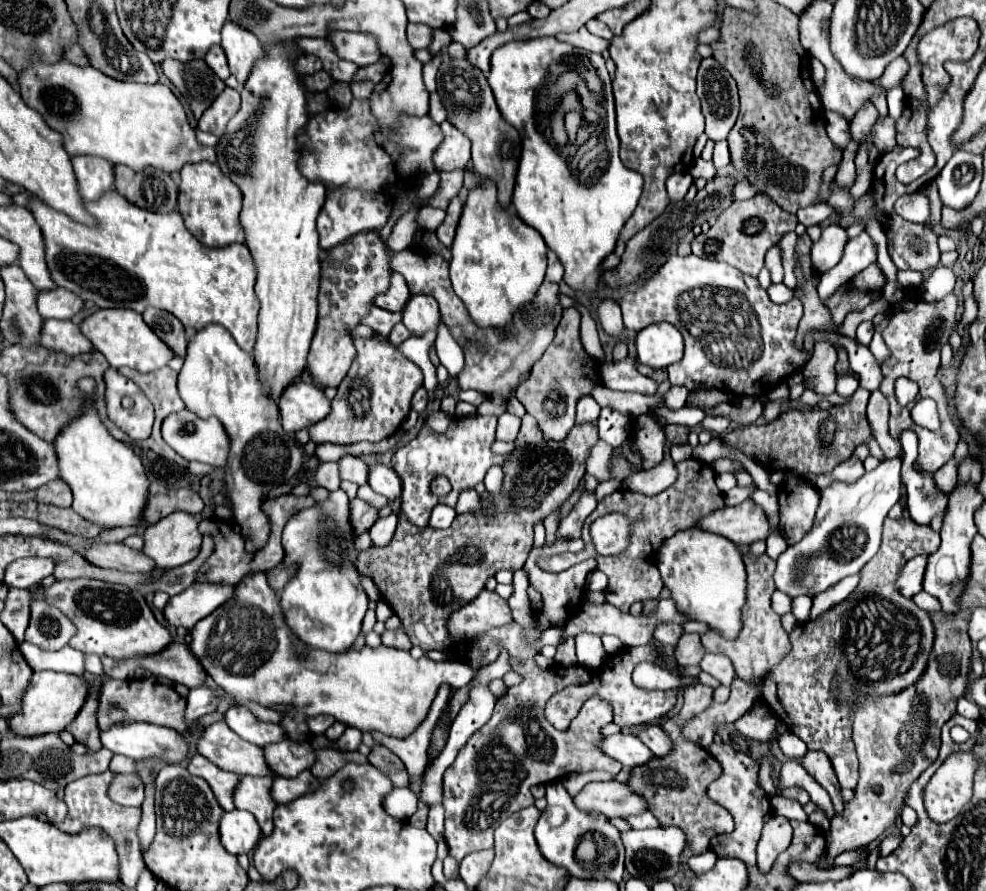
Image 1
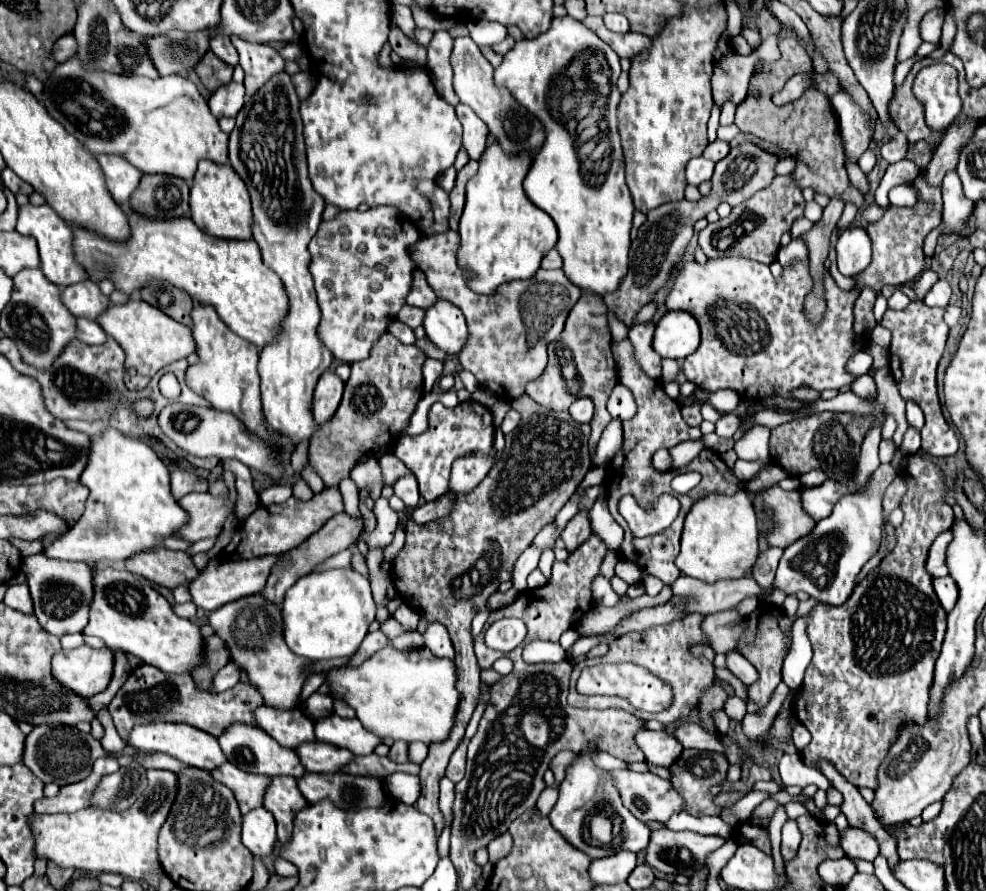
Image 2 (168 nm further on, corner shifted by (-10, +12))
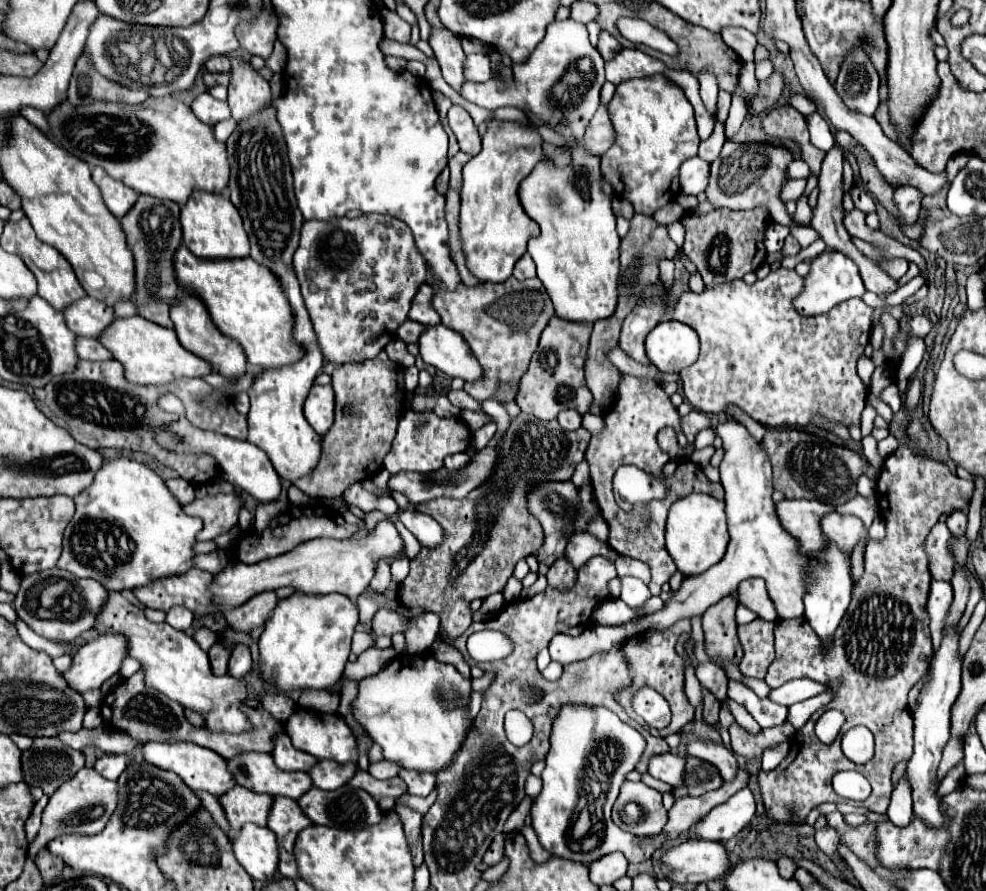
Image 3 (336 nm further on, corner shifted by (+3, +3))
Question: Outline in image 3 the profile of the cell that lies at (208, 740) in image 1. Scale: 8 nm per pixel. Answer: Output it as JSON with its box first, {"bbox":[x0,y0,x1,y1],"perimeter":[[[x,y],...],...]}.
{"bbox":[227,753,313,801],"perimeter":[[[243,753],[227,763],[235,781],[255,793],[279,795],[297,801],[313,787],[307,773],[279,771],[269,753]]]}

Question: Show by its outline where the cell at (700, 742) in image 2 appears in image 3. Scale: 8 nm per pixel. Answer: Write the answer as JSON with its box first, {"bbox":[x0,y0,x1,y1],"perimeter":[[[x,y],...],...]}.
{"bbox":[687,739,739,781],"perimeter":[[[697,739],[697,741],[691,741],[687,745],[687,751],[693,757],[699,757],[699,759],[705,759],[705,761],[713,763],[719,769],[719,773],[723,775],[725,781],[733,781],[735,779],[735,773],[739,769],[739,763],[737,763],[733,751],[729,751],[727,747],[717,745],[717,743],[711,743],[711,741]]]}

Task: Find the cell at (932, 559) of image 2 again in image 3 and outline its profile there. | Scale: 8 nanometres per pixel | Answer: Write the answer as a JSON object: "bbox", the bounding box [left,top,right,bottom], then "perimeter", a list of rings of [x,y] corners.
{"bbox":[925,521,953,581],"perimeter":[[[941,521],[931,529],[931,533],[927,537],[925,551],[929,555],[933,579],[949,581],[953,575],[953,557],[949,553],[949,539],[951,539],[951,531]]]}

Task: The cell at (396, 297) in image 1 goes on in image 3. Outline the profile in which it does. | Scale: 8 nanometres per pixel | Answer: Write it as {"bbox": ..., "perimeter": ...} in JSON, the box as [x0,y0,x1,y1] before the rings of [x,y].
{"bbox":[409,285,441,325],"perimeter":[[[423,285],[419,289],[419,293],[415,295],[415,299],[413,299],[409,319],[419,321],[423,325],[439,325],[441,317],[435,313],[431,301],[433,301],[433,289],[431,289],[431,285]]]}

